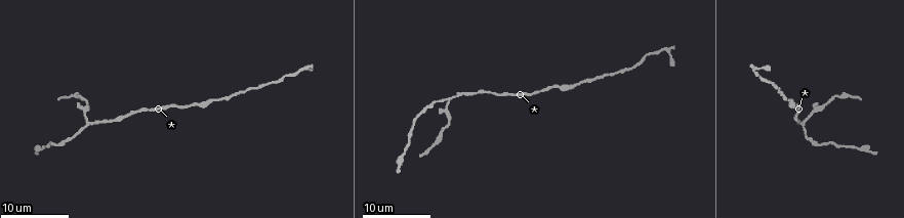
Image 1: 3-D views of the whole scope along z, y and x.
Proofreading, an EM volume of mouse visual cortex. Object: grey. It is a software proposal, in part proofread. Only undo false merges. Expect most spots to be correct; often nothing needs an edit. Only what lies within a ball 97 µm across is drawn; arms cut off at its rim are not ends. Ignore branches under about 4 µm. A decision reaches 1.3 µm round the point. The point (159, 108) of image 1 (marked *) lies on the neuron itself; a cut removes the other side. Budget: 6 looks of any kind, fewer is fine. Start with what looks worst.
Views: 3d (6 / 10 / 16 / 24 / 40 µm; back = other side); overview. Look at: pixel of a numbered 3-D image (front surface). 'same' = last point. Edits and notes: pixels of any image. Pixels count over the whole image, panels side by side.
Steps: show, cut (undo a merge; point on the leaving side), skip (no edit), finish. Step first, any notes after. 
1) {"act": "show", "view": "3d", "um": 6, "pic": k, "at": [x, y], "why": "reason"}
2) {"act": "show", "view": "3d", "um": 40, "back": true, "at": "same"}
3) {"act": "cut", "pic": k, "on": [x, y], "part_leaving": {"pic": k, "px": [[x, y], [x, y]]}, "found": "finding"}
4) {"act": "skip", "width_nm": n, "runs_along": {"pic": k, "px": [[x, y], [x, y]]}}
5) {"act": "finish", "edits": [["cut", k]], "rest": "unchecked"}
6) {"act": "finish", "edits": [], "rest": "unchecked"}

{"act": "show", "view": "3d", "um": 16, "pic": 1, "at": [88, 122], "why": "a fork"}

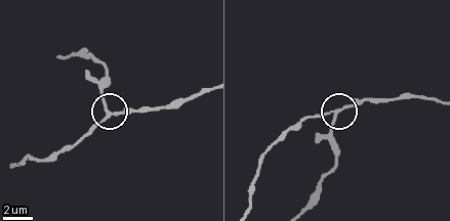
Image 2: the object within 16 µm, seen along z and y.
{"act": "show", "view": "3d", "um": 10, "pic": 2, "at": [109, 114]}

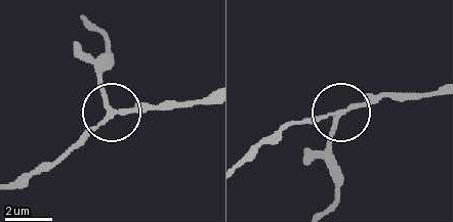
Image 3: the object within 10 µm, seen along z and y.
{"act": "show", "view": "3d", "um": 10, "back": true, "pic": 3, "at": [340, 115], "why": "other side"}

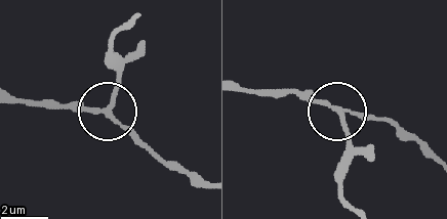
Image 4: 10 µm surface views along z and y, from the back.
{"act": "cut", "pic": 4, "on": [117, 85], "width_nm": 180, "part_leaving": {"pic": 4, "px": [[110, 104], [116, 78], [110, 46], [127, 25]]}, "found": "a second neuron is stuck on"}

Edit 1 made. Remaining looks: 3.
{"act": "show", "view": "3d", "um": 16, "pic": 1, "at": [304, 68], "why": "abrupt turn"}

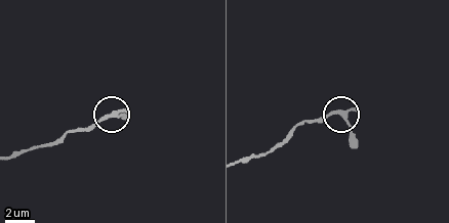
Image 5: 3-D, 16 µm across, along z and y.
{"act": "show", "view": "3d", "um": 6, "pic": 5, "at": [110, 117]}

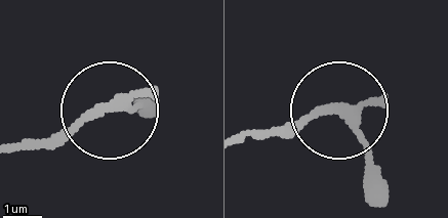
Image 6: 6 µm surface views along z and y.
{"act": "skip", "arms": 3, "found": "continuous, no second neuron"}

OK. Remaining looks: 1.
{"act": "finish", "edits": [["cut", 4]], "rest": "unchecked"}

